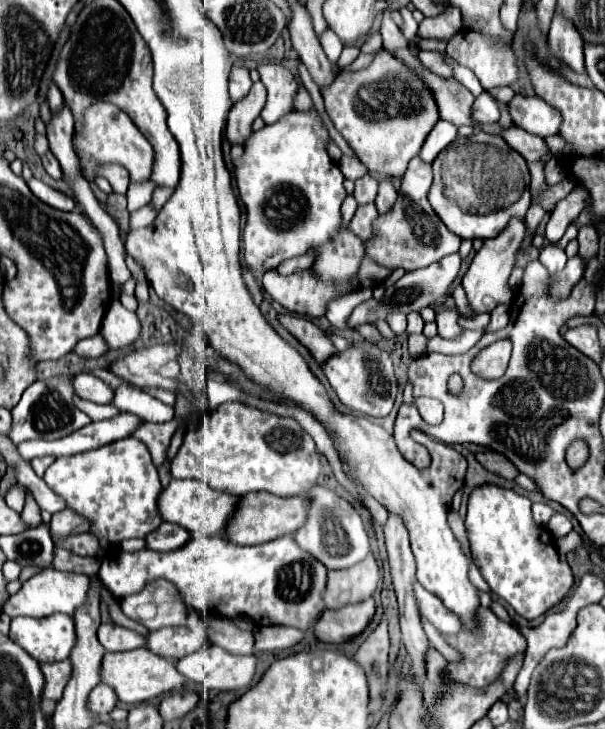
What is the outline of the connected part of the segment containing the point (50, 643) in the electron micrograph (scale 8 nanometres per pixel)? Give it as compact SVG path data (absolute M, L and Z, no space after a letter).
M51 615L51 619L15 617L9 631L9 637L39 663L67 659L75 647L75 635L75 621L69 615Z

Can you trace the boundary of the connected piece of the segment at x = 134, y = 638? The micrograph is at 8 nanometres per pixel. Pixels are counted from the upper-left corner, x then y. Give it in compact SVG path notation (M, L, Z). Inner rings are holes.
M101 623L97 637L107 651L131 651L147 645L147 639L143 635L113 623Z

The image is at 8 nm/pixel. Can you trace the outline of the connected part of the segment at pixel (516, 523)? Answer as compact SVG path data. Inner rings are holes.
M481 485L469 495L465 529L471 557L483 579L491 591L507 601L521 617L537 619L569 593L573 585L571 569L559 561L551 531L533 521L529 497L513 489Z

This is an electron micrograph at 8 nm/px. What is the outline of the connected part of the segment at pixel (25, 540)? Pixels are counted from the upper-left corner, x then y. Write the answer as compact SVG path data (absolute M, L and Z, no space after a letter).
M39 525L35 529L29 529L17 535L7 535L1 541L1 545L3 545L5 557L11 561L17 561L23 569L25 567L47 569L53 563L55 545L45 525Z

